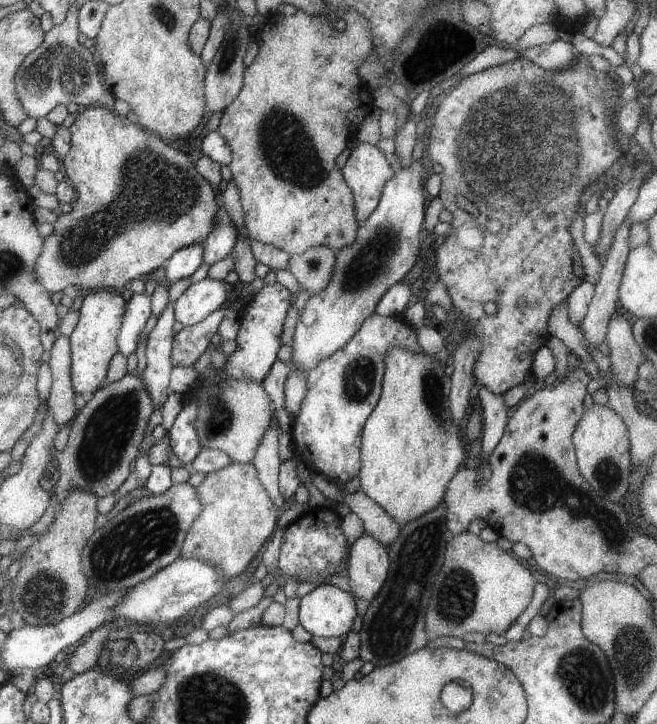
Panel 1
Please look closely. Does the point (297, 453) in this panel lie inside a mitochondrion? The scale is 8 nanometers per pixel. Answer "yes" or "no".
no

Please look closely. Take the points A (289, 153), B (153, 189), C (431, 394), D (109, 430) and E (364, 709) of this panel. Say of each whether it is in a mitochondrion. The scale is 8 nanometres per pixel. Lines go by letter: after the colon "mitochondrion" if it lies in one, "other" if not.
A: mitochondrion
B: mitochondrion
C: mitochondrion
D: mitochondrion
E: other

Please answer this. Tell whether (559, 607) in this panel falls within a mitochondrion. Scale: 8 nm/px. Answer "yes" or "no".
no

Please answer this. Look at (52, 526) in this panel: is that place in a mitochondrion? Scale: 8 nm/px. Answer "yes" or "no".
no

